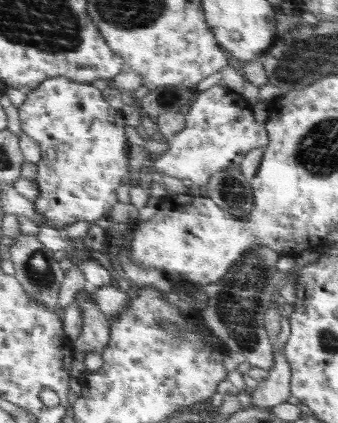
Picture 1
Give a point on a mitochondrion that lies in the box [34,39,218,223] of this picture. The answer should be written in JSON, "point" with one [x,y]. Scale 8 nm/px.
{"point":[170,98]}

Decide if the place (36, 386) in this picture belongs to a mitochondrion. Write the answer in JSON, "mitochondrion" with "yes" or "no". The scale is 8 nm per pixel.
{"mitochondrion":"no"}

